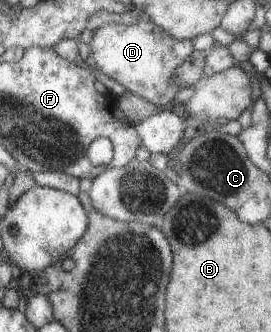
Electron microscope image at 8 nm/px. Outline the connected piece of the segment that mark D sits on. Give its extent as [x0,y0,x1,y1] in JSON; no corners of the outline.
[89,19,195,109]

